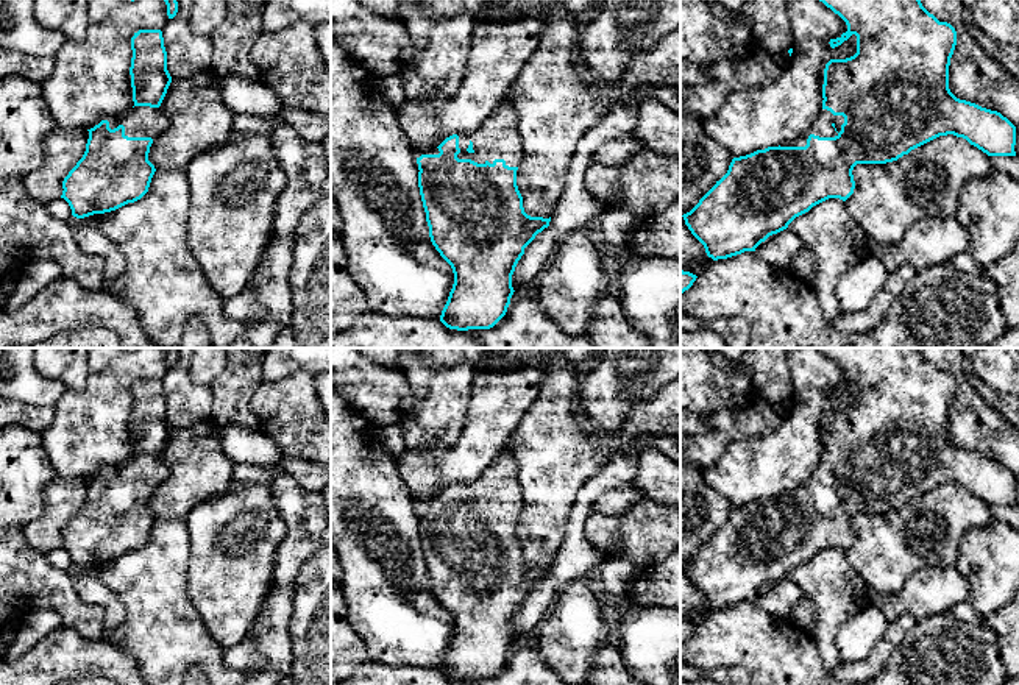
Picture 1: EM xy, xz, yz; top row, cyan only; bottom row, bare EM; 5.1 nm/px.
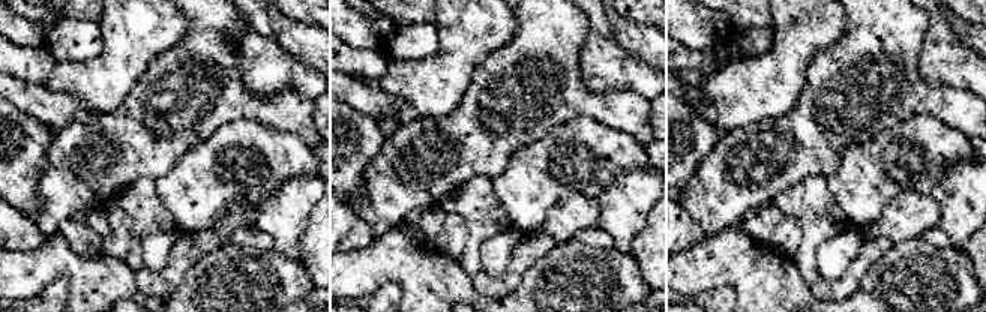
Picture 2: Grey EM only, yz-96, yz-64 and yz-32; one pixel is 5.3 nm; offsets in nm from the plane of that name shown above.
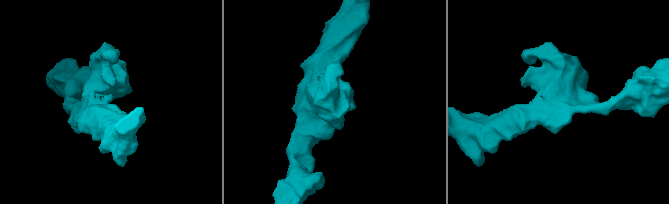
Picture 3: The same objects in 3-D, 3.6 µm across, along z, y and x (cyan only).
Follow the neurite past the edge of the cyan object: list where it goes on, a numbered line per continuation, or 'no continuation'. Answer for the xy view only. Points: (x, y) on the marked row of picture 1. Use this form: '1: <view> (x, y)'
1: xy (142, 120)

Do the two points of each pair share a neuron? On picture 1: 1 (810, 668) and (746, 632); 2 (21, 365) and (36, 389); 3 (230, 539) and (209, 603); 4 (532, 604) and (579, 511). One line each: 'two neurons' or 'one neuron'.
1: one neuron
2: one neuron
3: one neuron
4: one neuron

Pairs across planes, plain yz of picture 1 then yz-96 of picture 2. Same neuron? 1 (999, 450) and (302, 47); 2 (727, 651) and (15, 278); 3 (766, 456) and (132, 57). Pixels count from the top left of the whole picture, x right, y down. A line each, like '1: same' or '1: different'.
1: different
2: same
3: same

